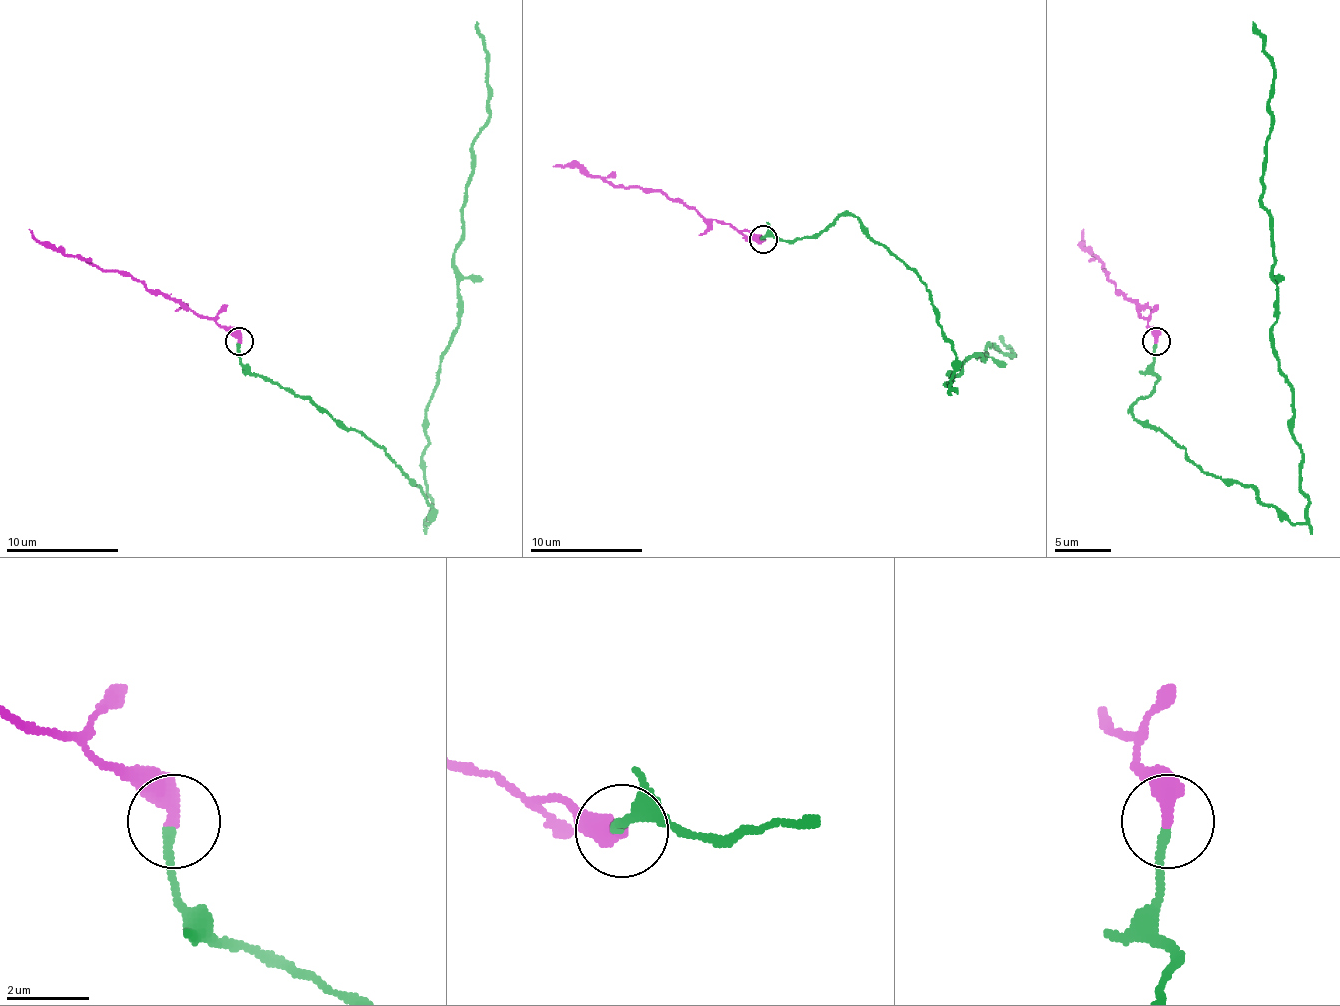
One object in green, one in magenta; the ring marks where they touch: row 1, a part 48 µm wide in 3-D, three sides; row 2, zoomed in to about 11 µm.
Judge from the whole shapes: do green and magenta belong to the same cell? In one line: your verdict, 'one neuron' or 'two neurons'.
one neuron

